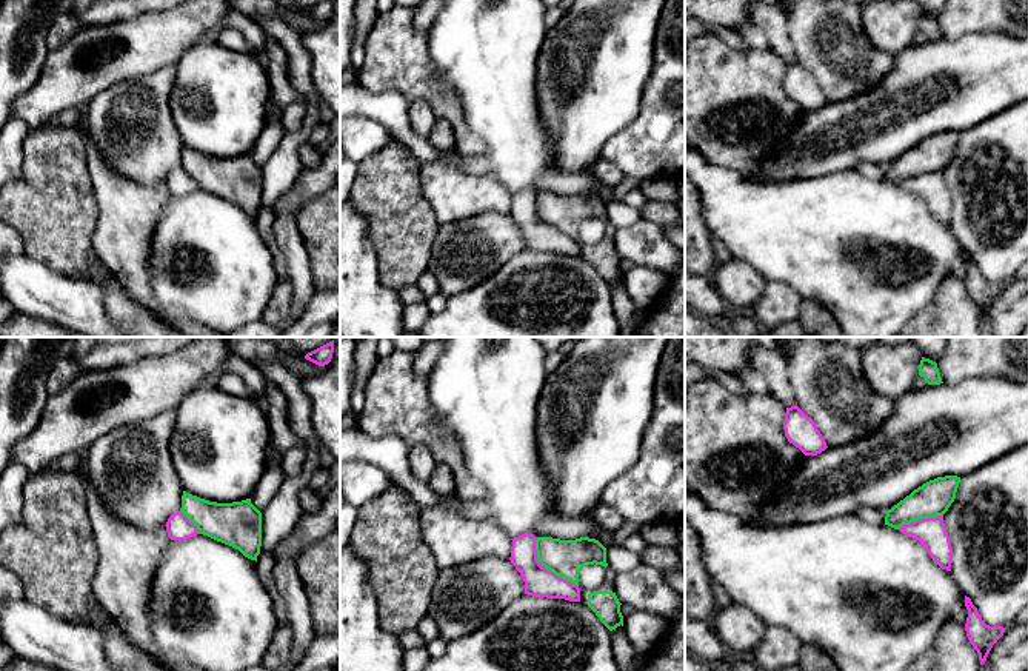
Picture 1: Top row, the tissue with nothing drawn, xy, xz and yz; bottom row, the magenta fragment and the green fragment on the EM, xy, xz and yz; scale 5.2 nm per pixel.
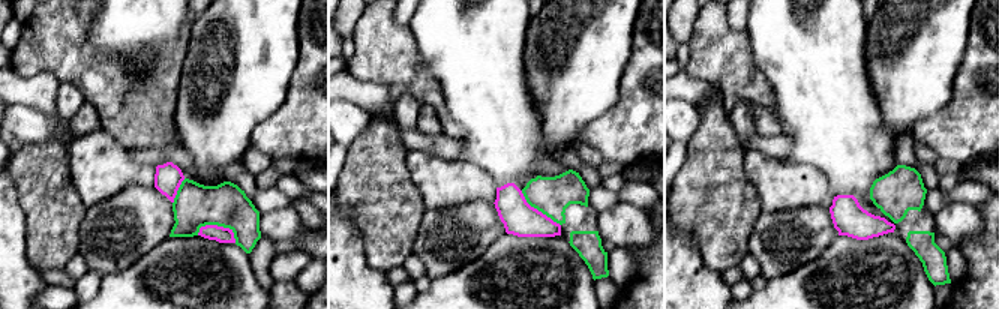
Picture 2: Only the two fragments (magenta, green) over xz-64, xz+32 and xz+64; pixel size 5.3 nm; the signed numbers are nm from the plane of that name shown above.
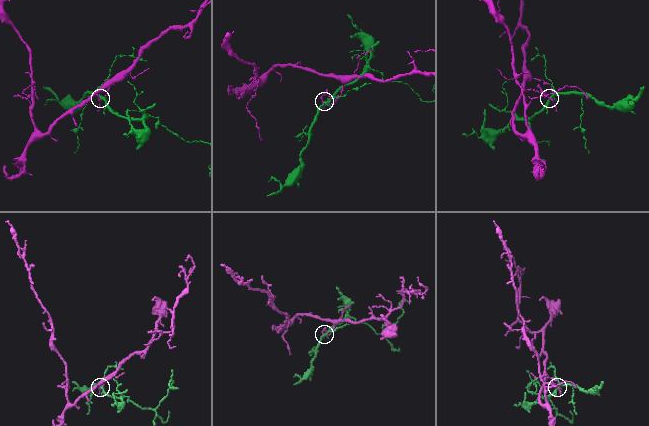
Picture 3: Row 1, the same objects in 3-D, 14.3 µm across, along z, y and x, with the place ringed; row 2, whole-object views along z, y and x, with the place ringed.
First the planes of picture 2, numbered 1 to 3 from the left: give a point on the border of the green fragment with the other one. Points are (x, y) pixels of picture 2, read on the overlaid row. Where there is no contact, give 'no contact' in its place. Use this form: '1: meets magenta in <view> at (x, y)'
1: meets magenta in xz-64 at (219, 227)
2: meets magenta in xz+32 at (537, 210)
3: no contact

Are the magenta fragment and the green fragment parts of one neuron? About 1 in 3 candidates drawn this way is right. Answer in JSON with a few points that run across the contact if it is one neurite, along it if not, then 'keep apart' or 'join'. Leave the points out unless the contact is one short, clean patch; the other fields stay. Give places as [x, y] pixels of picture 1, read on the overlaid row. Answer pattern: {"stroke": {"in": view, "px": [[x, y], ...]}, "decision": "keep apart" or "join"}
{"decision": "keep apart"}

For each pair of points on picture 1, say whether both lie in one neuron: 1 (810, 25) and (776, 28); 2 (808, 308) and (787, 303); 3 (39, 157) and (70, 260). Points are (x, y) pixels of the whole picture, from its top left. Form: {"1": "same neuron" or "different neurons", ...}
{"1": "different neurons", "2": "different neurons", "3": "same neuron"}

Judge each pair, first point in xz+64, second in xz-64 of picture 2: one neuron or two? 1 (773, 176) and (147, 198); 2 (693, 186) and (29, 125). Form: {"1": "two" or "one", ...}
{"1": "two", "2": "two"}

